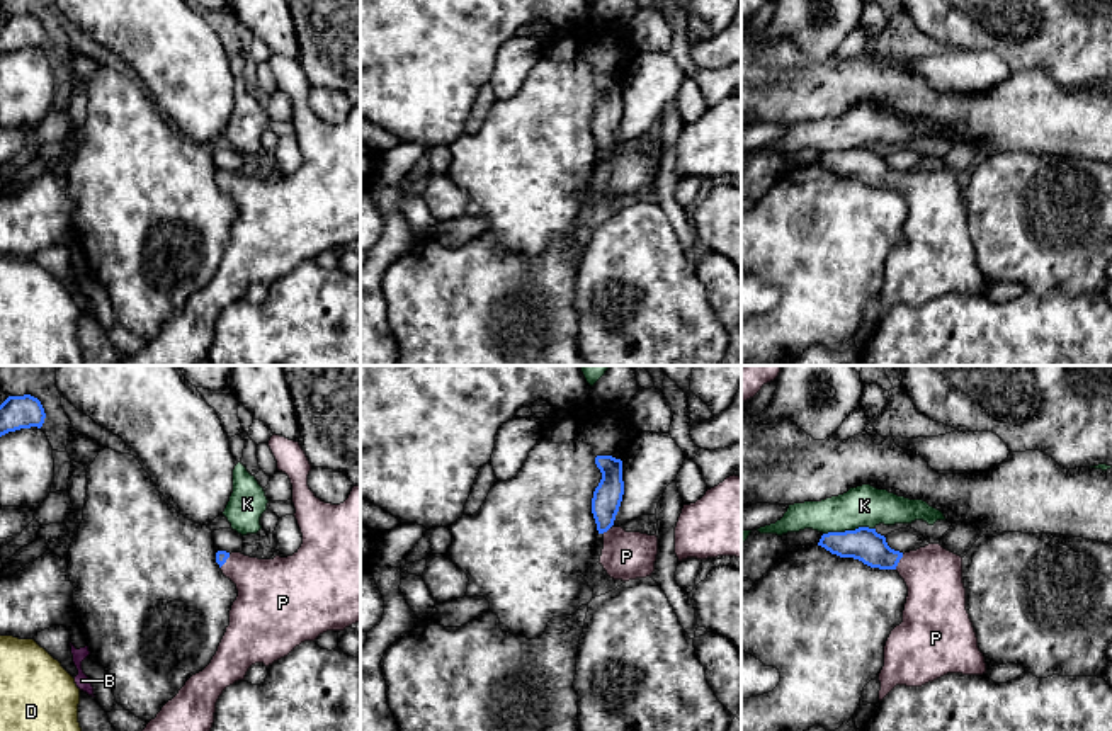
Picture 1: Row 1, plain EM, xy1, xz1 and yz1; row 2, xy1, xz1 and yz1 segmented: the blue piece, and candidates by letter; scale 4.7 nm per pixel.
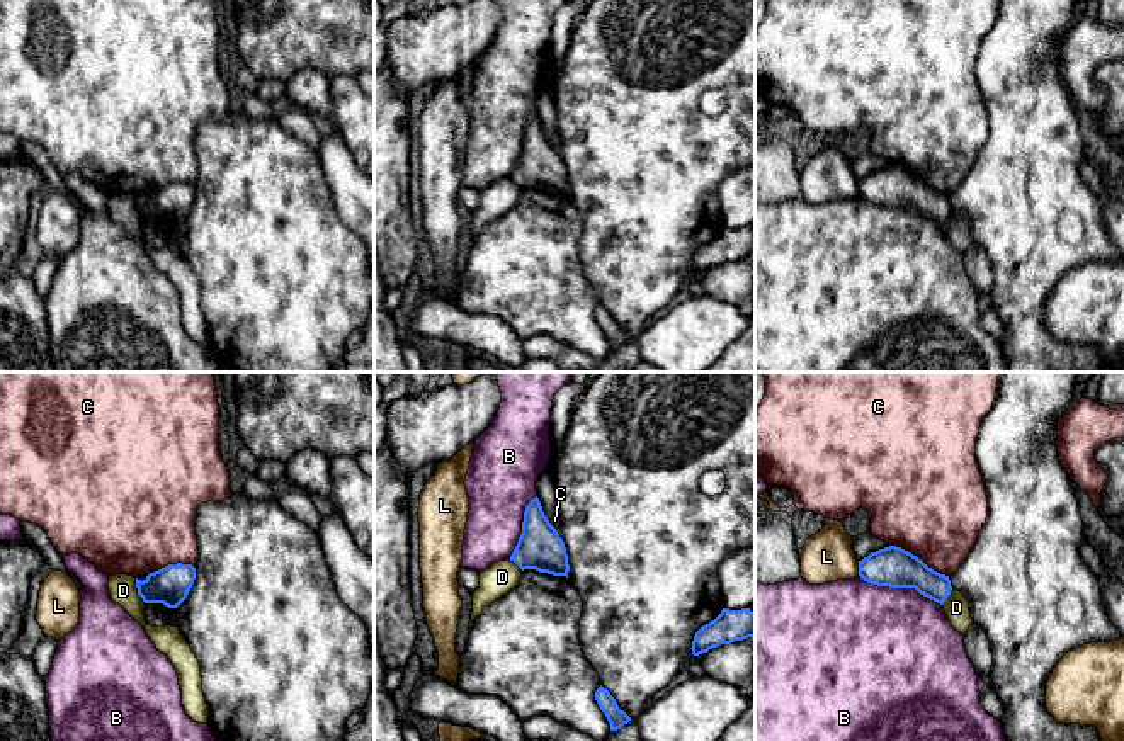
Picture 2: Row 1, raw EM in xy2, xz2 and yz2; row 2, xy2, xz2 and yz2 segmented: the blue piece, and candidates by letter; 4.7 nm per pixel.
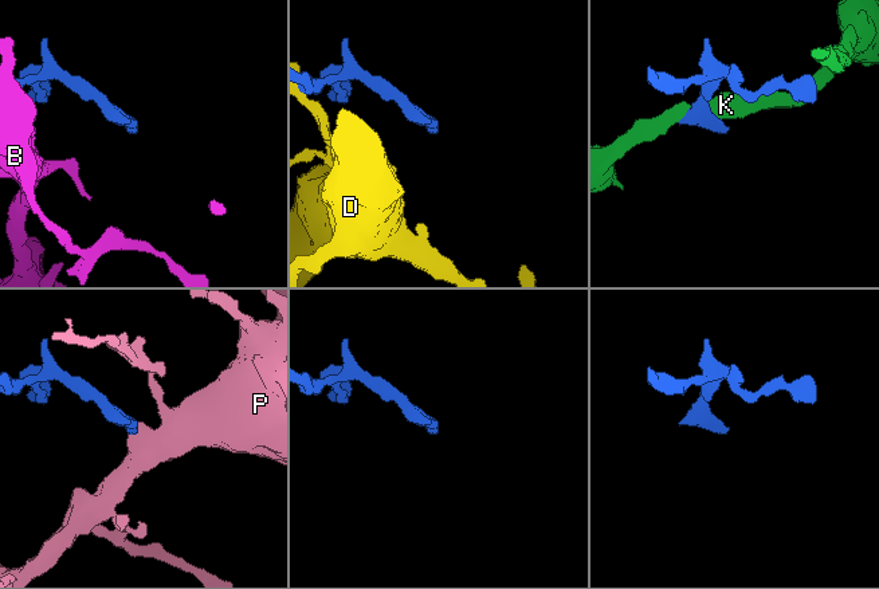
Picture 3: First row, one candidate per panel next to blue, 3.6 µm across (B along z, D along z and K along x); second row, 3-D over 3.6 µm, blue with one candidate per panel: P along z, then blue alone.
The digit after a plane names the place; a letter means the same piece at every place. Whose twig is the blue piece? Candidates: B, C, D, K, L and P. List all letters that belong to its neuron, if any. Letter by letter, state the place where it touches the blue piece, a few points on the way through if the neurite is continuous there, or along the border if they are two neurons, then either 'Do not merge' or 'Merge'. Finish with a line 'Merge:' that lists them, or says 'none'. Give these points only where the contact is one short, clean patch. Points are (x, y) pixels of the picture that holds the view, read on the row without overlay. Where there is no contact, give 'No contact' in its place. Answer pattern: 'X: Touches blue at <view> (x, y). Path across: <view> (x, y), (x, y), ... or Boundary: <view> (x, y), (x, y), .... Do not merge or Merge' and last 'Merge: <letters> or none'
B: Touches blue at yz2 (900, 206). Boundary: yz2 (859, 194), (878, 204), (913, 206), (941, 225). Do not merge
C: Touches blue at yz2 (917, 177). Do not merge
D: Touches blue at xy2 (138, 209). Boundary: xy2 (135, 197), (138, 214), (145, 221). Do not merge
K: Touches blue at yz1 (847, 150). Boundary: yz1 (873, 147), (828, 150), (823, 153). Do not merge
L: Touches blue at yz2 (859, 187). Boundary: yz2 (857, 181), (859, 194). Do not merge
P: Touches blue at yz1 (898, 181). Path across: yz1 (866, 164), (878, 174), (898, 181), (936, 218). Merge
Merge: P

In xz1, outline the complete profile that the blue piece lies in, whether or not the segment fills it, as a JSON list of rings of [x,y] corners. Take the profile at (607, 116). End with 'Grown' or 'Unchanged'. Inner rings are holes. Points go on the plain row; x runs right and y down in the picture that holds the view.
[[[597,75],[595,83],[602,92],[592,117],[597,150],[604,155],[599,182],[614,199],[629,201],[651,196],[658,173],[656,153],[626,151],[614,144],[624,114],[622,80],[612,75]]]. Grown

